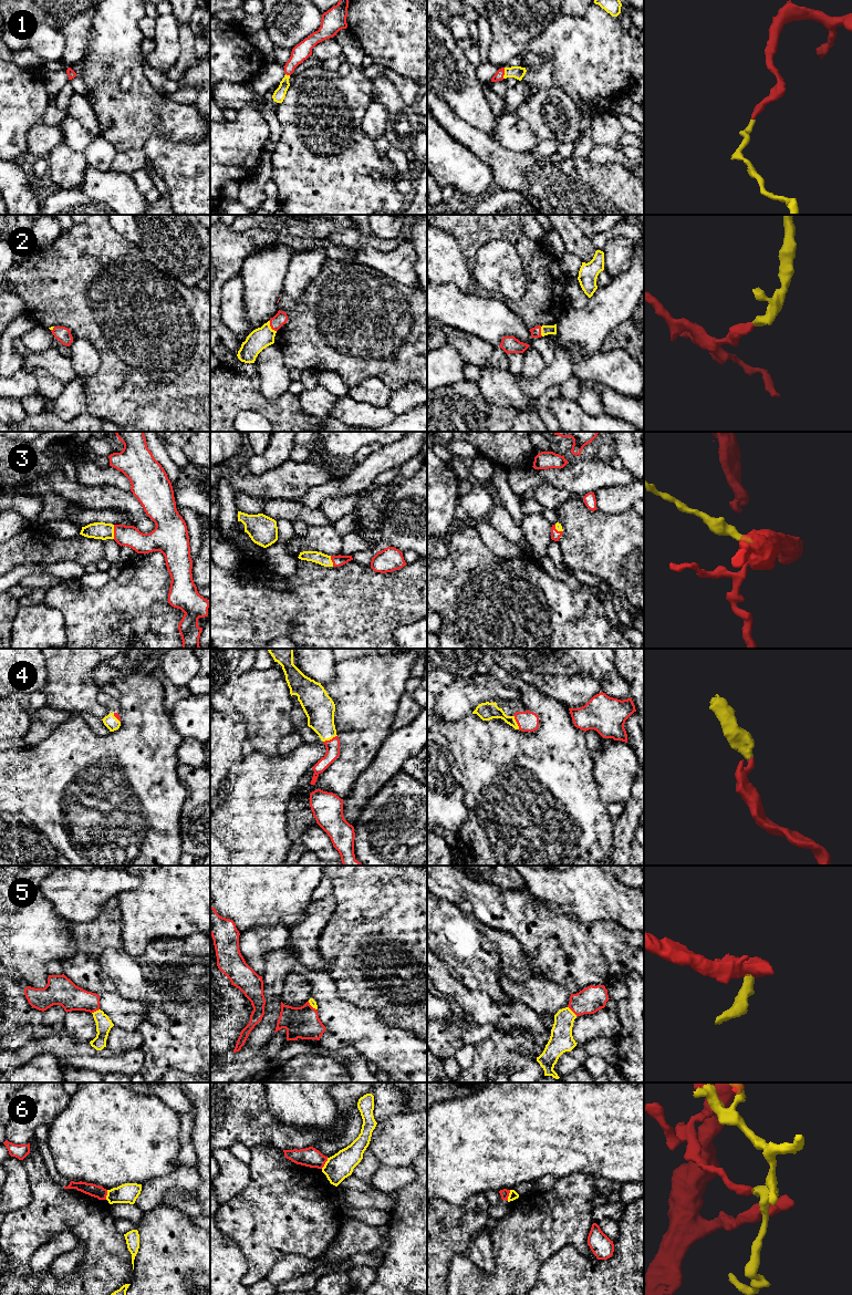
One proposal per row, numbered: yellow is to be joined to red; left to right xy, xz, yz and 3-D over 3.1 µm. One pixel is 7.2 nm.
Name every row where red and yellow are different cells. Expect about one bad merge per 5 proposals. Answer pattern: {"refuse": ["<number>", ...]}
{"refuse": ["6"]}

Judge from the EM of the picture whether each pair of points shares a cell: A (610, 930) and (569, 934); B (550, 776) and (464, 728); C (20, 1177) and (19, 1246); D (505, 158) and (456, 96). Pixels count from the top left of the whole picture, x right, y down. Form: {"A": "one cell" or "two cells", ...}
{"A": "one cell", "B": "one cell", "C": "two cells", "D": "two cells"}

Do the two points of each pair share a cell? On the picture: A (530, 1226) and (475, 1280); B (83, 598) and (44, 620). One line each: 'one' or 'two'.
A: one
B: two

